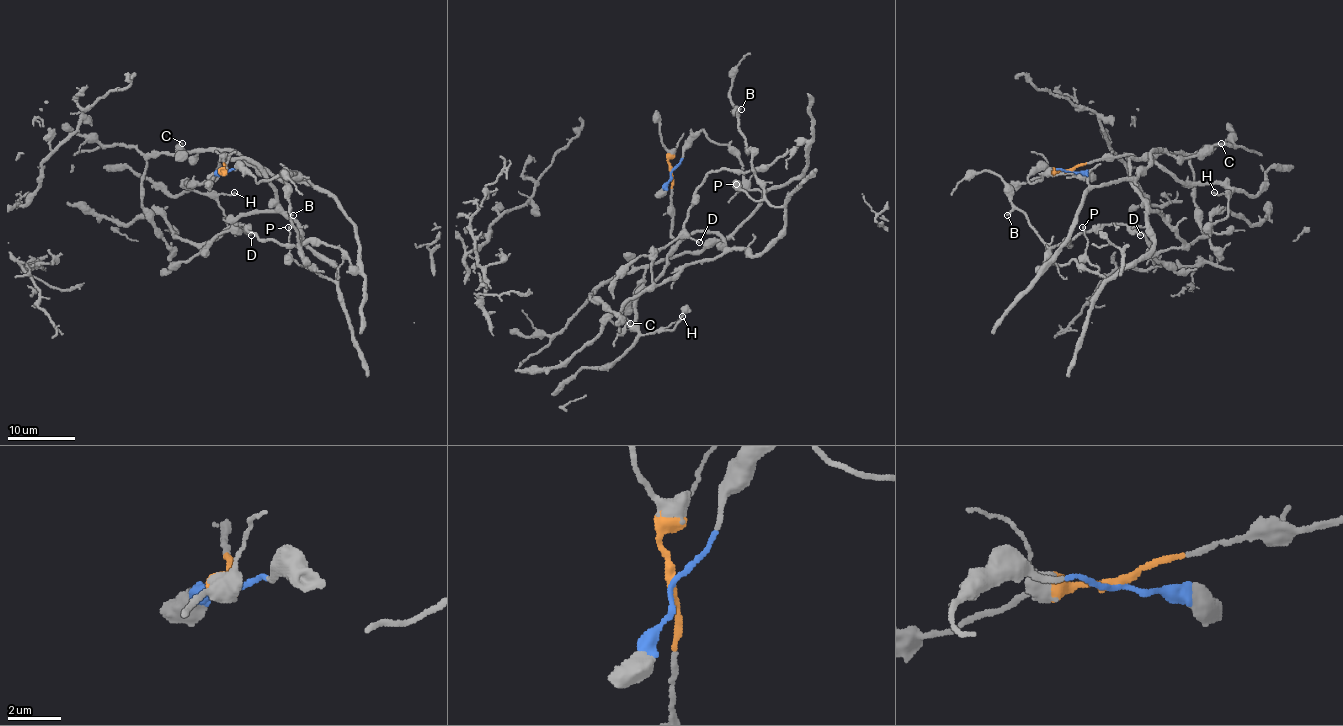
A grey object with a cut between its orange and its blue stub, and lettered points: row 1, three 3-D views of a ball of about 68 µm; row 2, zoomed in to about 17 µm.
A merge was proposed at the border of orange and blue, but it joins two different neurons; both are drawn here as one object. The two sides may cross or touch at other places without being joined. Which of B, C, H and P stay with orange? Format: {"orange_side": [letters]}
{"orange_side": ["B", "H", "P"]}

